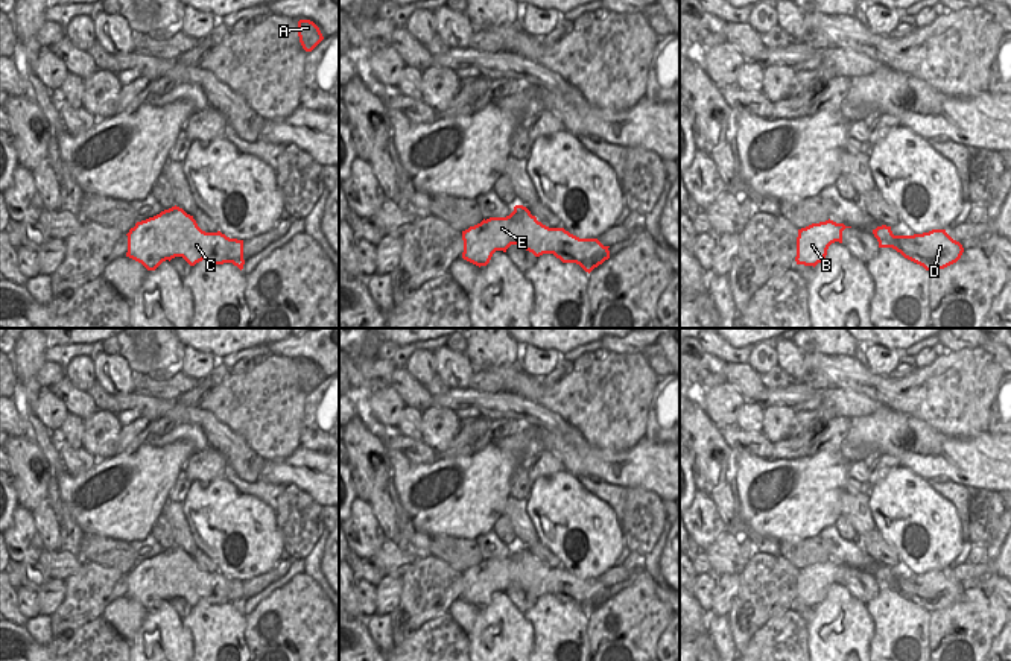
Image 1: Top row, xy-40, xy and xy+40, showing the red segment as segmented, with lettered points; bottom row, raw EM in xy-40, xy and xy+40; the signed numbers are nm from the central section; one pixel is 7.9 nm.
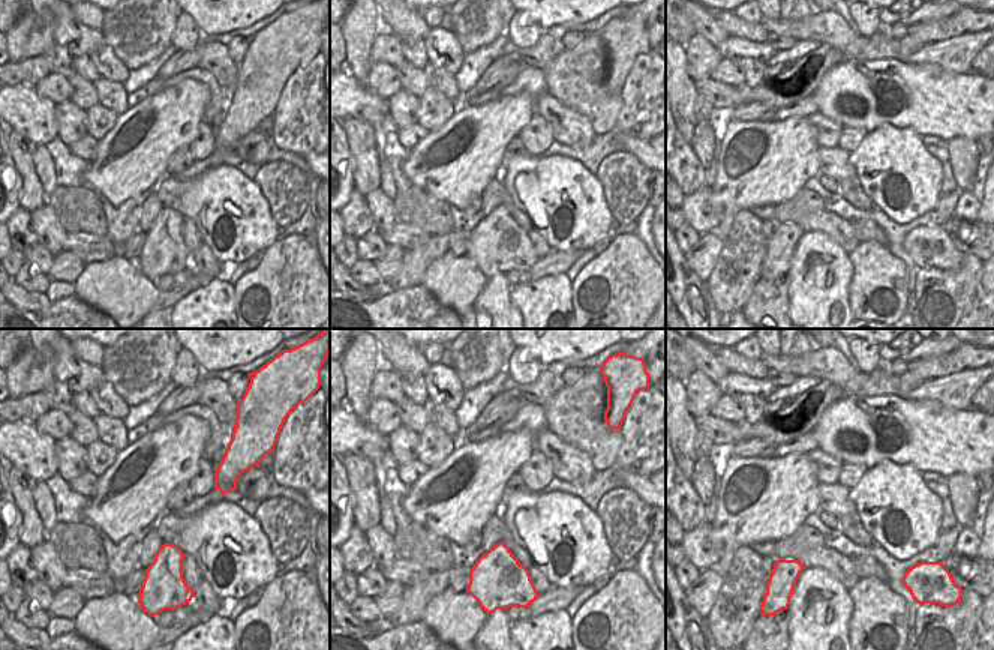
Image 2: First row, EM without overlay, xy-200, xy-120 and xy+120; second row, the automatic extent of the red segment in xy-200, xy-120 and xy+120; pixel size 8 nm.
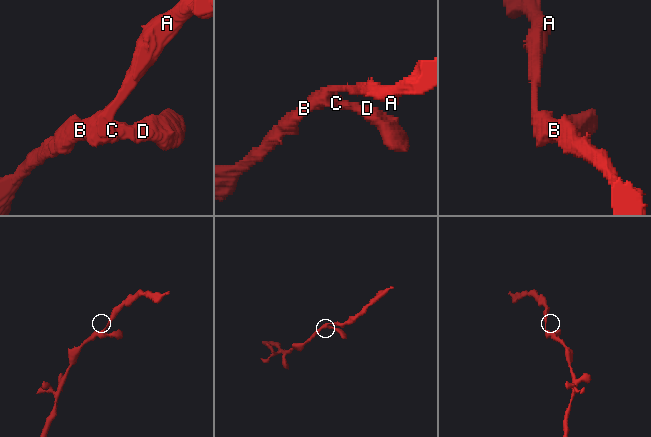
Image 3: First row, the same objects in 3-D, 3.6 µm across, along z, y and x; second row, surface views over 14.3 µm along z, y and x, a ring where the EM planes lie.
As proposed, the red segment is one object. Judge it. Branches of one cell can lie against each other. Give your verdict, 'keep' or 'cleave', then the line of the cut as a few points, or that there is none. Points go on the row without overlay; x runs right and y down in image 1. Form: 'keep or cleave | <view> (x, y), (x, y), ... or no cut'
keep | no cut

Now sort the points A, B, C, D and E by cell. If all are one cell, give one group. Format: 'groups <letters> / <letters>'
groups A B C D E

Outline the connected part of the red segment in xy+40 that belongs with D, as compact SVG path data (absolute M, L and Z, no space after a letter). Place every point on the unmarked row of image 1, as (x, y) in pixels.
M891 567L873 570L879 588L892 588L905 599L923 606L926 611L944 609L956 603L964 588L946 570L932 570L914 576L894 576Z

